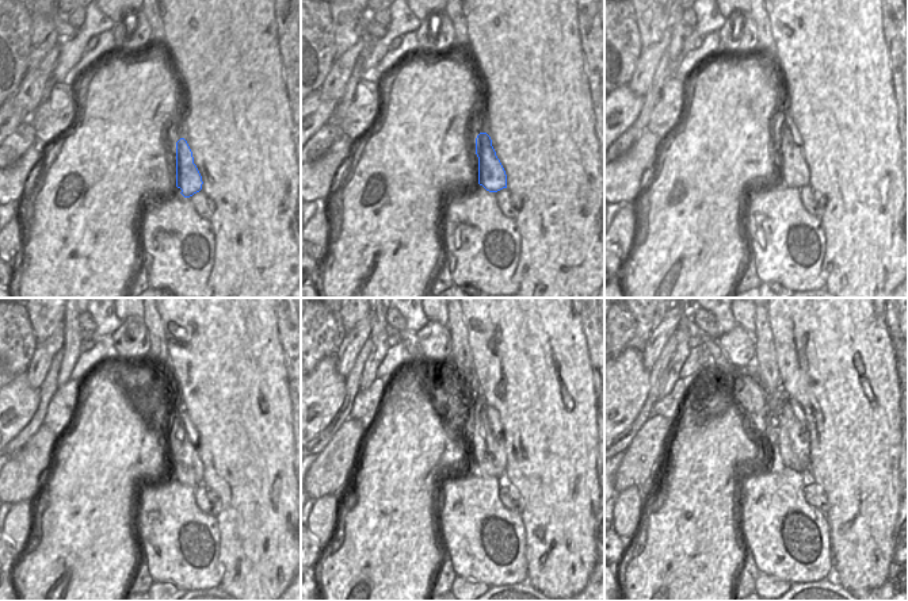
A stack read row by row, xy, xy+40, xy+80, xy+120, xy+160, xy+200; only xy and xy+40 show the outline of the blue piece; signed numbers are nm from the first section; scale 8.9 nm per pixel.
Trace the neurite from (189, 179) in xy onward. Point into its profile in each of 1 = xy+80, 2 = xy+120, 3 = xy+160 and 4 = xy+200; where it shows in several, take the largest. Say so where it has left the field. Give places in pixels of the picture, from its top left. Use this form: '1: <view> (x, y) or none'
1: xy+80 (792, 163)
2: xy+120 (186, 463)
3: xy+160 (489, 443)
4: xy+200 (793, 446)

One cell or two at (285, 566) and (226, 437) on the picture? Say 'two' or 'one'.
one

